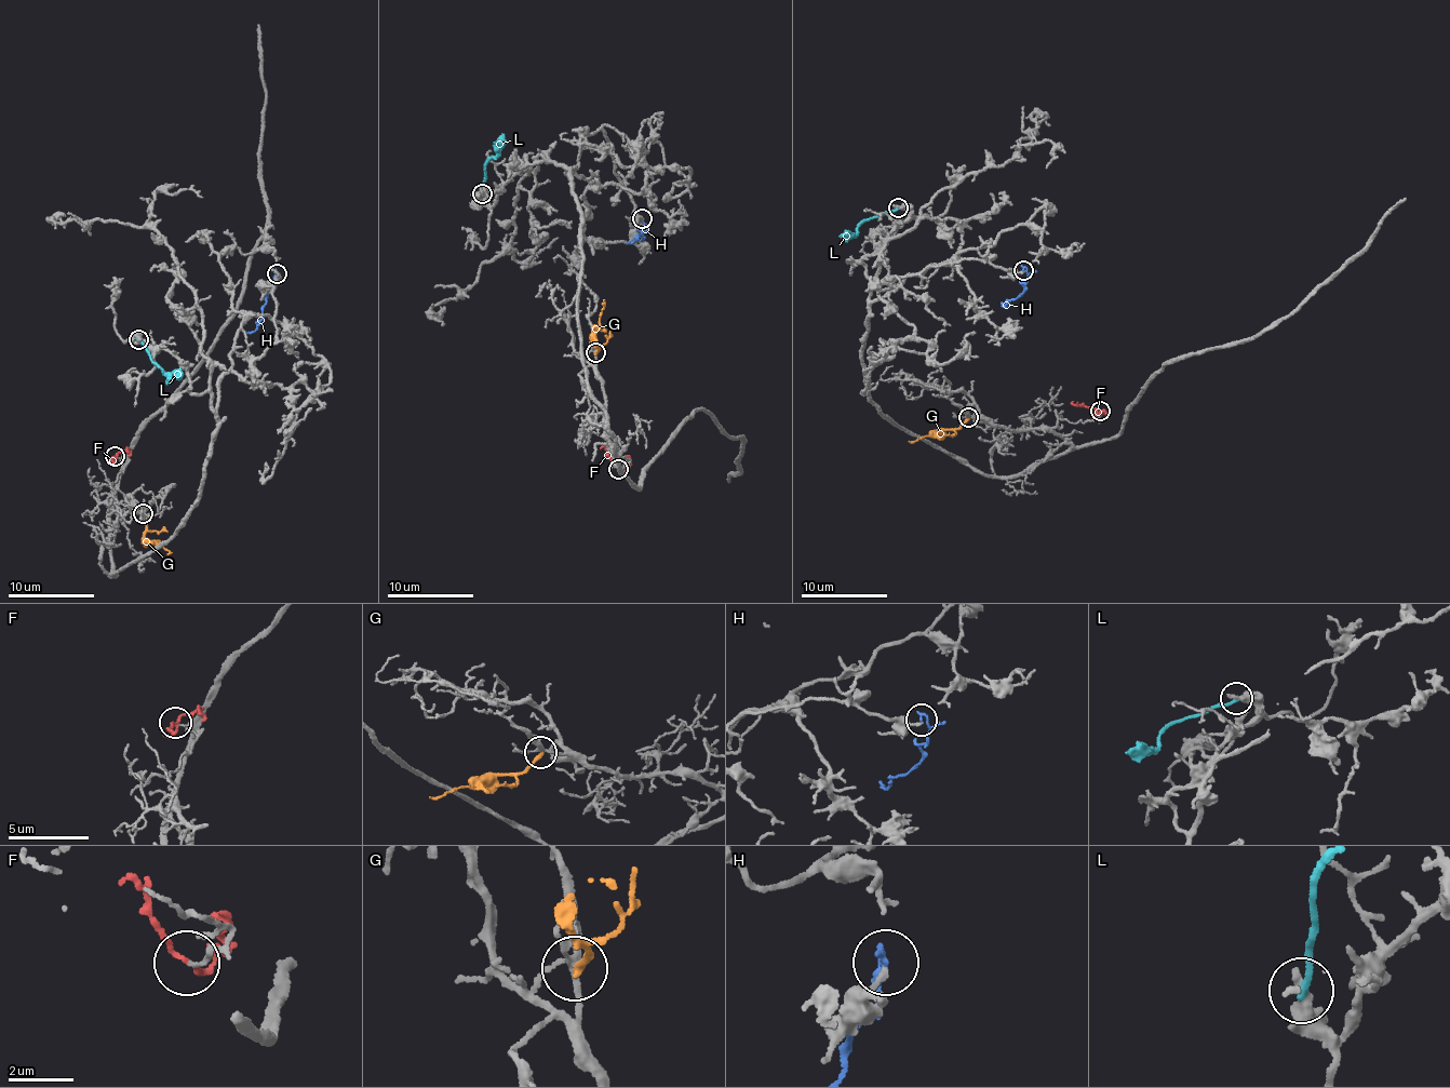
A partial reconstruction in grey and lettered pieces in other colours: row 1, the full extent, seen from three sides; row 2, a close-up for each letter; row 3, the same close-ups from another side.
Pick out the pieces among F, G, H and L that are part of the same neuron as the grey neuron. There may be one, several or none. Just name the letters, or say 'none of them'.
none of them

